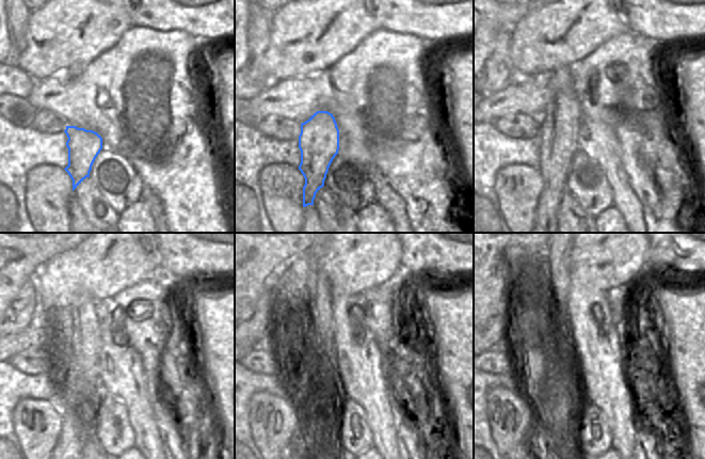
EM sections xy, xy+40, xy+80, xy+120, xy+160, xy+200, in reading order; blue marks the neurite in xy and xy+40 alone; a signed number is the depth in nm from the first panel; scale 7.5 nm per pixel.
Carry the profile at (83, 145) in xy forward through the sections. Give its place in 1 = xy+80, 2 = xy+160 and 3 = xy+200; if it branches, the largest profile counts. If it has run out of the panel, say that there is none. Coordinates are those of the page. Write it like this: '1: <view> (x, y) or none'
1: xy+80 (558, 135)
2: xy+160 (319, 310)
3: xy+200 (556, 260)

